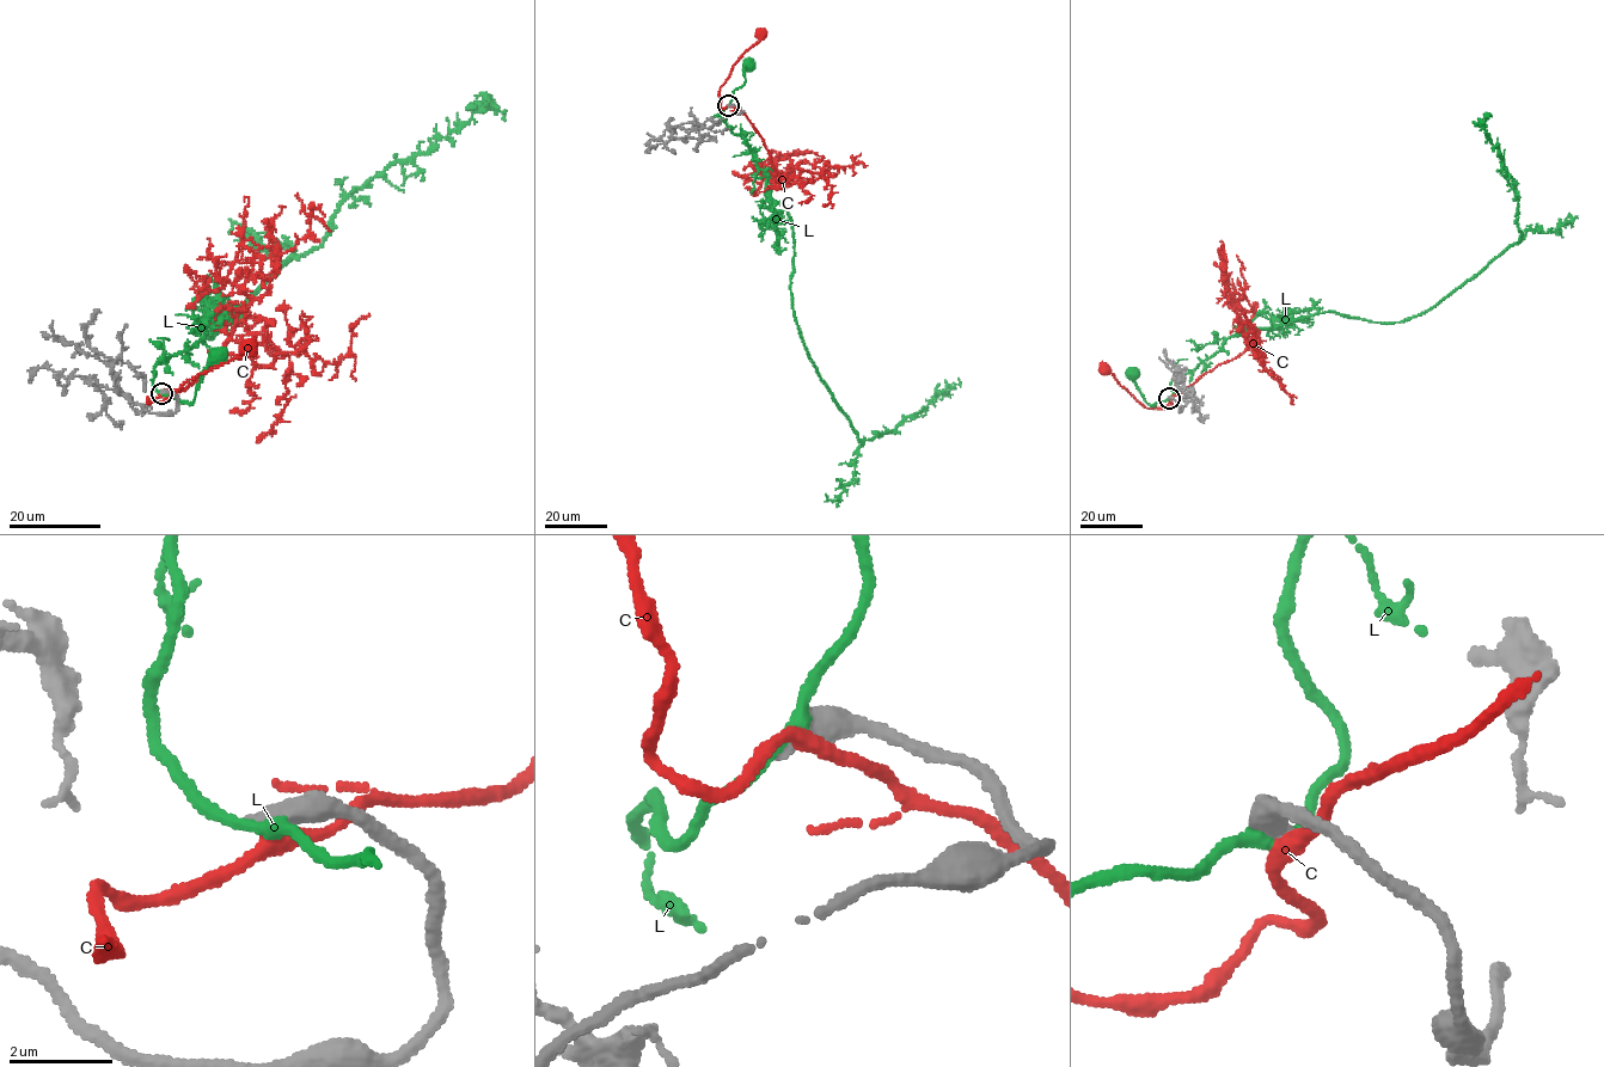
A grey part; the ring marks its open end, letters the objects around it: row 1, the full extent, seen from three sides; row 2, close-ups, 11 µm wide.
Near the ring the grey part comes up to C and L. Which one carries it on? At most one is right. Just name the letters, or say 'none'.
none

